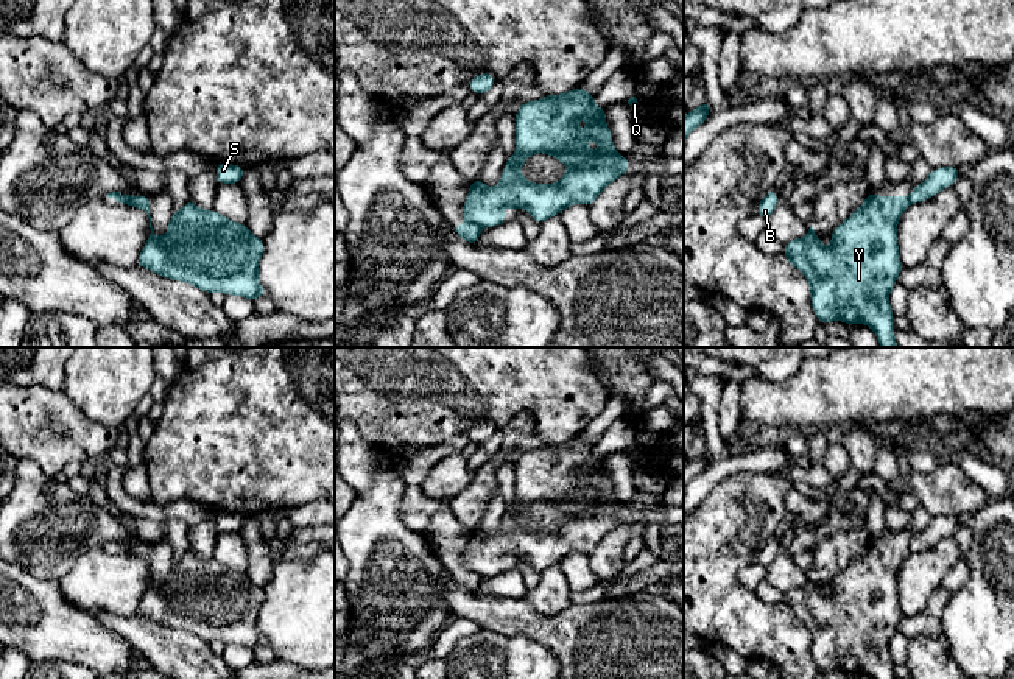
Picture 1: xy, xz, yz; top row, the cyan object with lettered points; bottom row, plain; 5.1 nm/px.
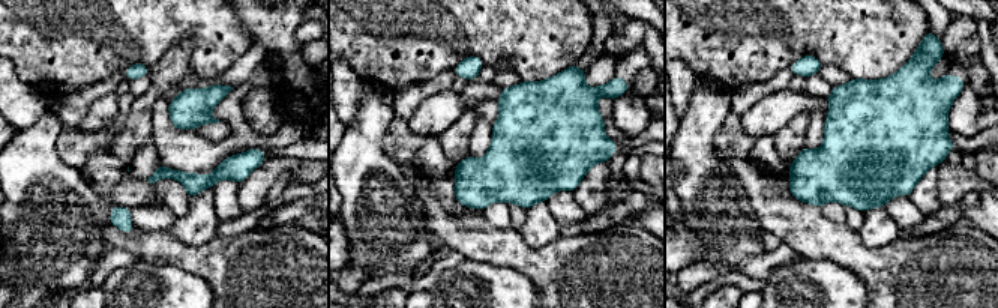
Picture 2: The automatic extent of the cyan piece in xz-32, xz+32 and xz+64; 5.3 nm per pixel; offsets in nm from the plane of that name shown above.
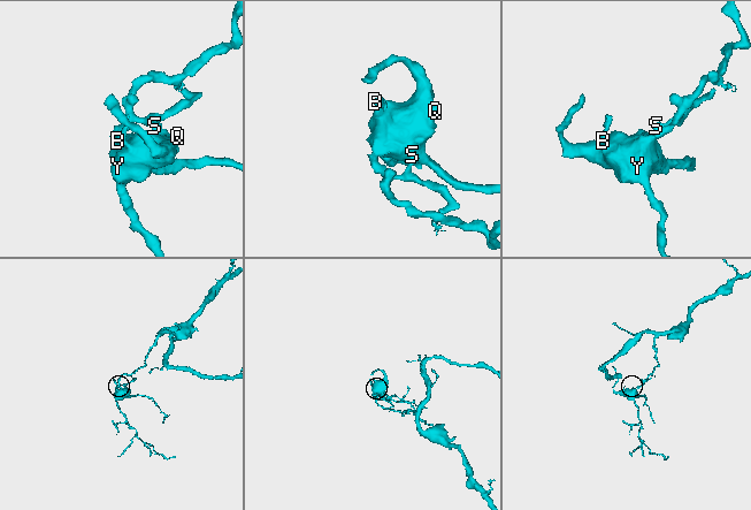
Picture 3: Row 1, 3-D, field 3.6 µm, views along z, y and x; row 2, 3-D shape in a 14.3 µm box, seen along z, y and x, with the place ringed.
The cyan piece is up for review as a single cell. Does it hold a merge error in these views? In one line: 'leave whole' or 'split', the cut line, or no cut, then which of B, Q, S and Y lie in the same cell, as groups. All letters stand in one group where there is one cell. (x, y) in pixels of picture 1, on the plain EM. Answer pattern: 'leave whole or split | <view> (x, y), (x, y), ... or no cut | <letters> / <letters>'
split | xz (466, 567), (478, 578) | B Q Y / S

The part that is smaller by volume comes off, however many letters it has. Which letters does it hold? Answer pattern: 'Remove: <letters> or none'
Remove: B, Q, Y

